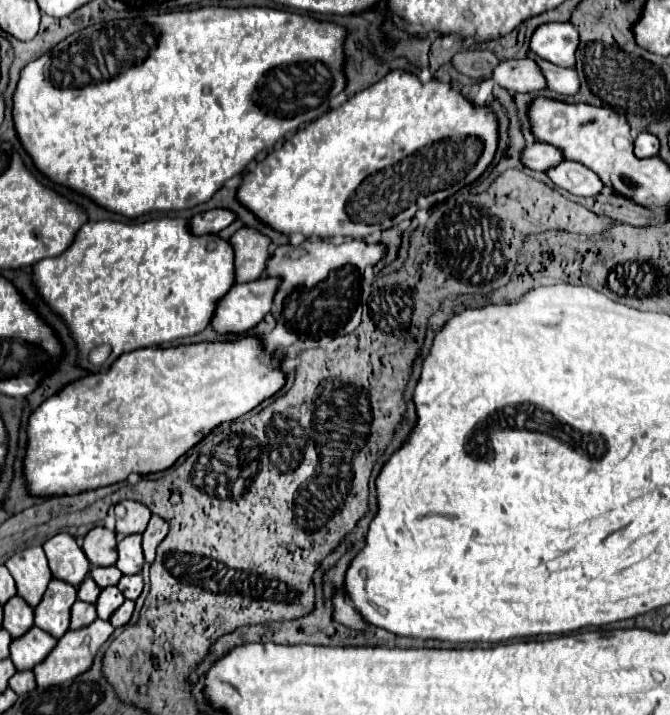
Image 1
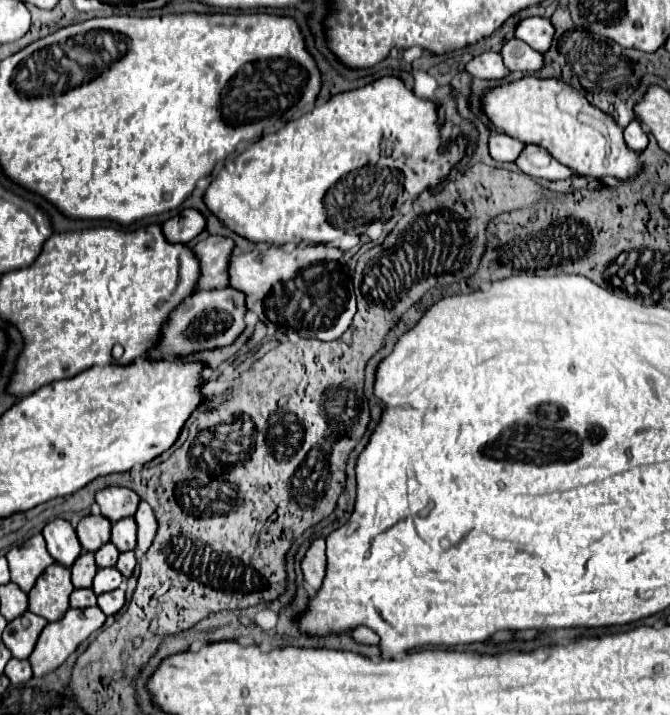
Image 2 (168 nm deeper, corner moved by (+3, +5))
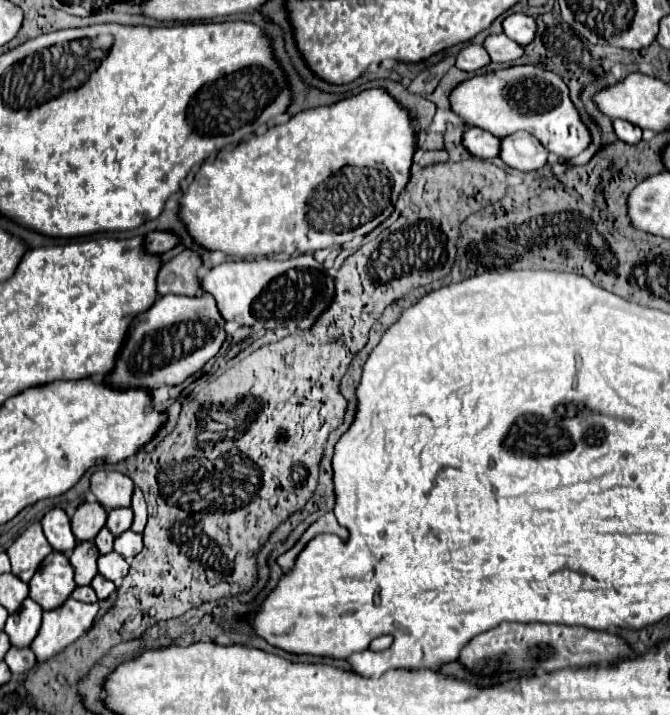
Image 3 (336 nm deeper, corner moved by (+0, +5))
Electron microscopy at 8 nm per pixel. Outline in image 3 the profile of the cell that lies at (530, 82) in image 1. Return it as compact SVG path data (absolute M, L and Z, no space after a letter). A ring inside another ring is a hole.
M467 45L463 47L459 53L457 53L457 59L455 59L455 67L463 69L463 71L477 71L481 69L483 65L487 65L491 59L487 55L487 51L481 47L481 45Z

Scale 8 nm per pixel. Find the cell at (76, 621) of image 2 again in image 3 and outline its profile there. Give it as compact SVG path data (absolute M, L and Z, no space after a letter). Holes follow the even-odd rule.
M69 597L61 607L45 611L39 635L31 643L37 661L47 661L77 641L81 635L85 635L93 625L97 613L97 603L81 603L73 597Z

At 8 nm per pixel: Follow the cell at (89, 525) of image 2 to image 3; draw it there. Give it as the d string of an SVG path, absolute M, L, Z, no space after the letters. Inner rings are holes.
M85 501L75 509L75 513L71 517L73 535L79 541L91 541L105 527L105 521L107 521L105 507L101 507L101 503L97 503L97 501L93 501L93 503Z

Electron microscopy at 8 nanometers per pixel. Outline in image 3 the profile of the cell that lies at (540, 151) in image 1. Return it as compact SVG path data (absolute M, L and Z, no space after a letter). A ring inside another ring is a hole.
M463 127L463 139L461 145L473 155L491 159L499 155L499 139L491 135L489 131L483 131L479 127Z

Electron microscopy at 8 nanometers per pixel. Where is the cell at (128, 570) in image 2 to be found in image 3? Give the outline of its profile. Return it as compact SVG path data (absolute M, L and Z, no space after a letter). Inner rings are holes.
M131 529L125 531L125 535L115 537L115 551L123 555L127 561L131 561L141 549L143 549L143 535L133 533Z

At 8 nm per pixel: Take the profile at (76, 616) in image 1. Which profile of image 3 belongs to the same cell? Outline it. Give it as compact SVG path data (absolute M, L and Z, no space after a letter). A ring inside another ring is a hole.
M85 585L85 587L75 587L75 591L71 593L73 599L77 601L83 601L83 603L97 603L97 595L93 591L91 585Z

